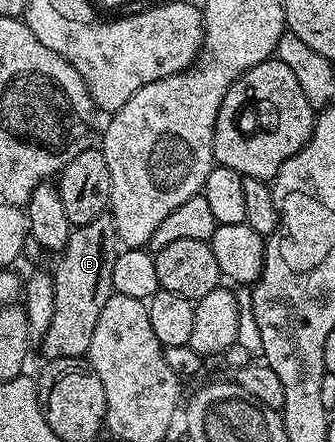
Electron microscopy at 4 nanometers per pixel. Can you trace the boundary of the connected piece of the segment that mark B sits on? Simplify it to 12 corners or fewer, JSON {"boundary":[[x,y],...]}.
{"boundary":[[110,212],[72,228],[53,268],[44,358],[86,358],[111,298]]}

